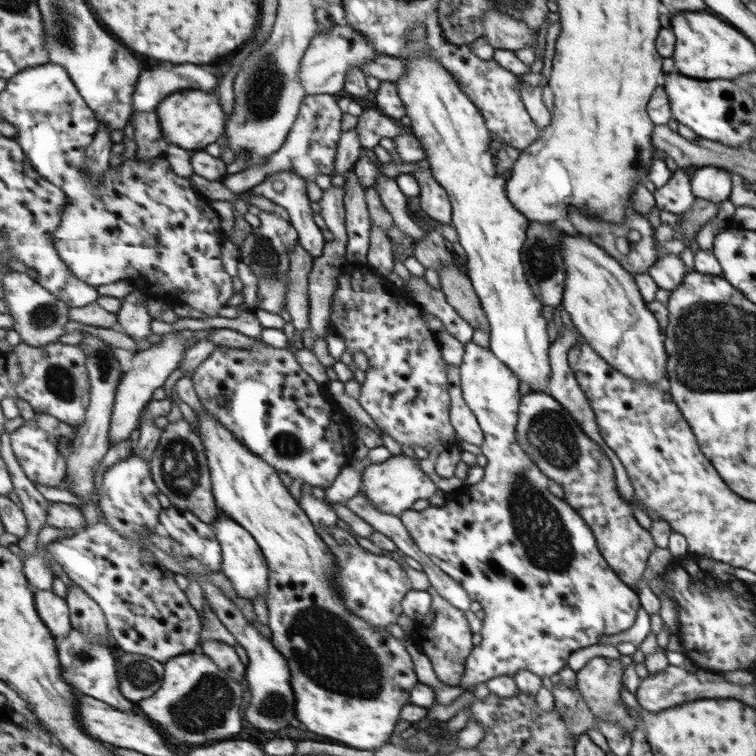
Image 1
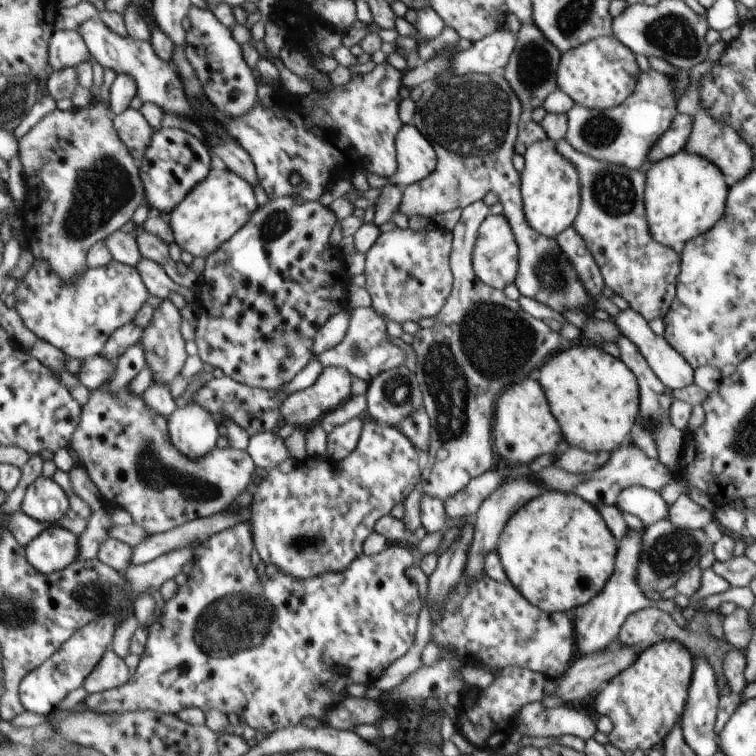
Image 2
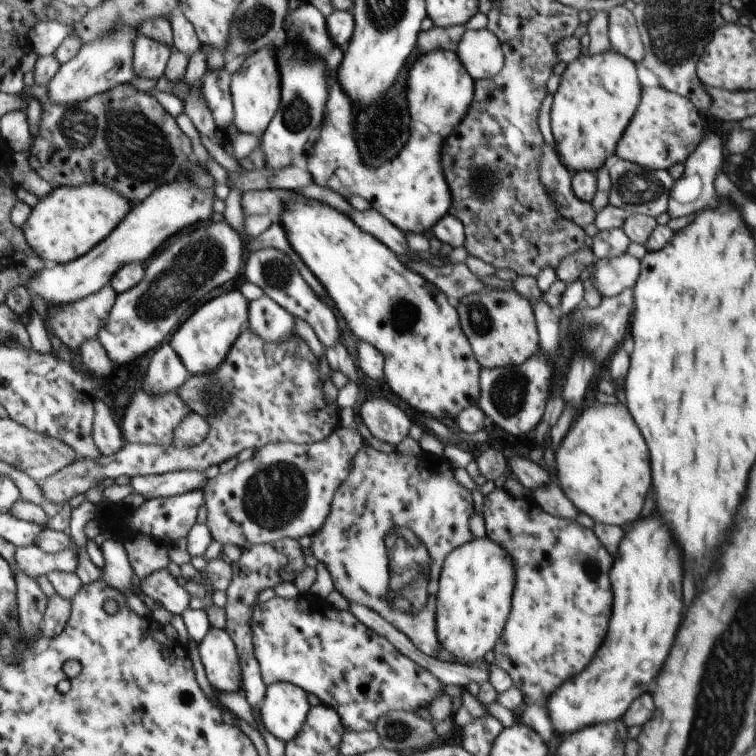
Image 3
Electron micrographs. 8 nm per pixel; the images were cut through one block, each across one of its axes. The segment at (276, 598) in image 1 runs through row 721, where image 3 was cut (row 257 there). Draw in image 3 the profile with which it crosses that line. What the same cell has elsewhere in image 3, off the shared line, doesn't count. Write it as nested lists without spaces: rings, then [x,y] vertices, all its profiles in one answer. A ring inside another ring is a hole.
[[[293,192],[285,194],[287,196],[280,198],[283,210],[279,224],[289,246],[327,292],[351,334],[384,356],[384,379],[389,389],[416,412],[447,424],[464,408],[477,406],[481,367],[472,353],[469,339],[463,334],[458,311],[450,306],[446,296],[433,283],[407,268],[389,247],[361,232],[347,216],[327,204],[303,200]]]

